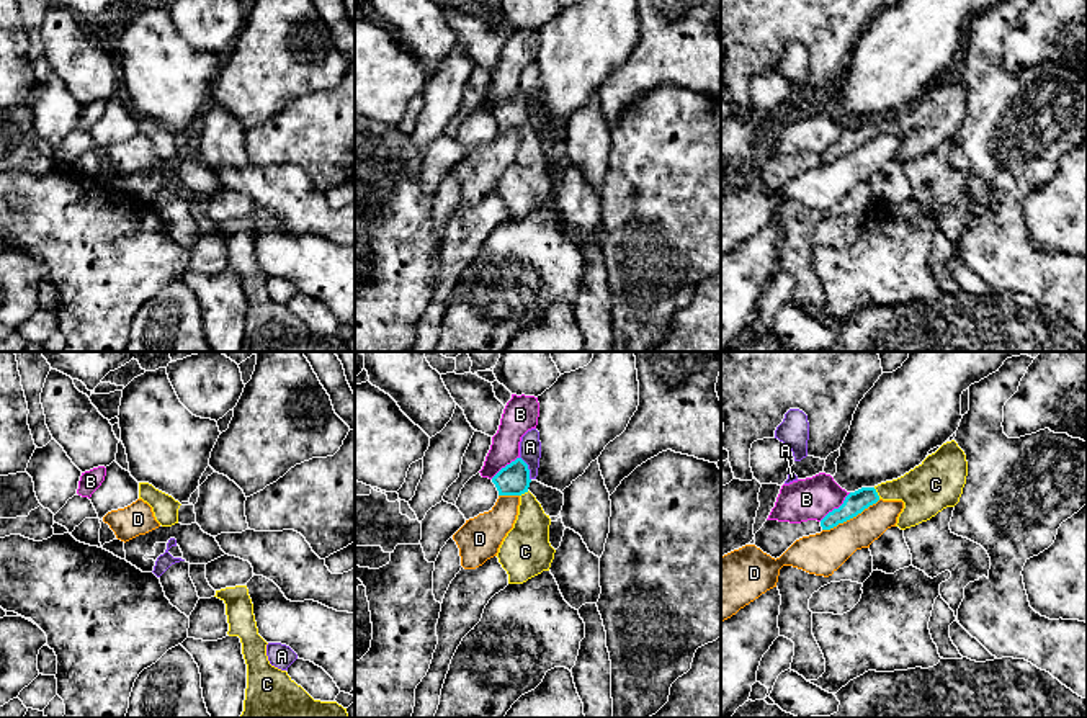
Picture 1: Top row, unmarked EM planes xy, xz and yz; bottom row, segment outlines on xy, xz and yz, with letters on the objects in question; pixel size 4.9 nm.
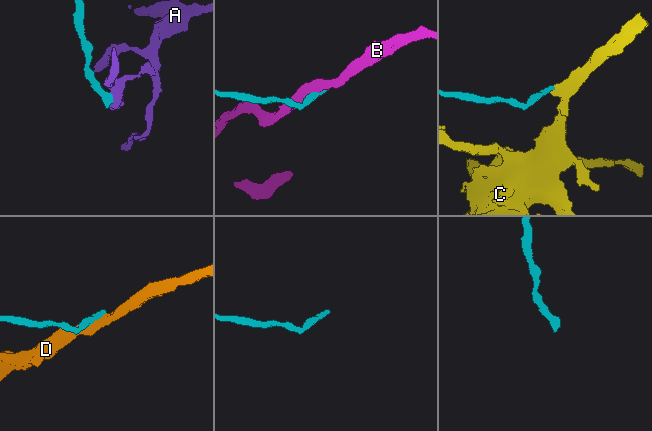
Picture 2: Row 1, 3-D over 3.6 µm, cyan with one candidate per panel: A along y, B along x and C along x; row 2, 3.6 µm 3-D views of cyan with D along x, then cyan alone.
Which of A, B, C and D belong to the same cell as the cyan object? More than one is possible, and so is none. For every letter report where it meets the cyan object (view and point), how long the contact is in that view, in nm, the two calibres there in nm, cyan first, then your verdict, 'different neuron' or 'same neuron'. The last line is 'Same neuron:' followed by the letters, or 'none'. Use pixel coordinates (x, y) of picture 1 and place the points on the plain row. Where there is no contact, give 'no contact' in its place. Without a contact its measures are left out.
A: contact xz (527, 102); length 130 nm; calibres 160 and 110 nm; different neuron
B: contact yz (836, 143); length 220 nm; calibres 110 and 200 nm; different neuron
C: contact yz (876, 126); length 70 nm; calibres 110 and 240 nm; same neuron
D: contact yz (850, 151); length 320 nm; calibres 110 and 200 nm; different neuron
Same neuron: C

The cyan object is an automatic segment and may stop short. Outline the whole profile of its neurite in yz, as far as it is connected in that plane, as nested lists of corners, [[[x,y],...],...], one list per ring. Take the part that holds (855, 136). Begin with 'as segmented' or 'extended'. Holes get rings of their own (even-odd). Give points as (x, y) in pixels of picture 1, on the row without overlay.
extended; [[[955,74],[946,75],[904,110],[850,126],[839,142],[834,142],[821,154],[821,160],[830,164],[857,150],[879,132],[902,134],[904,142],[896,160],[901,164],[915,160],[943,142],[955,141],[963,128],[966,110],[964,85]]]

